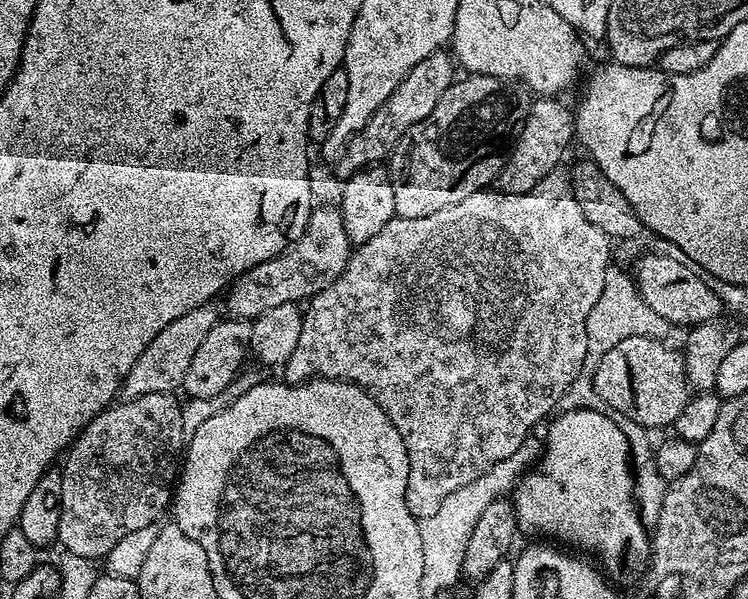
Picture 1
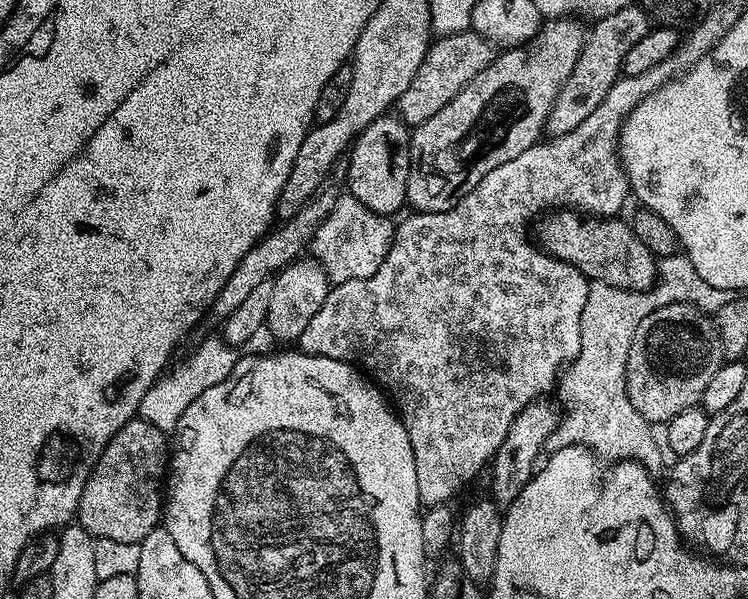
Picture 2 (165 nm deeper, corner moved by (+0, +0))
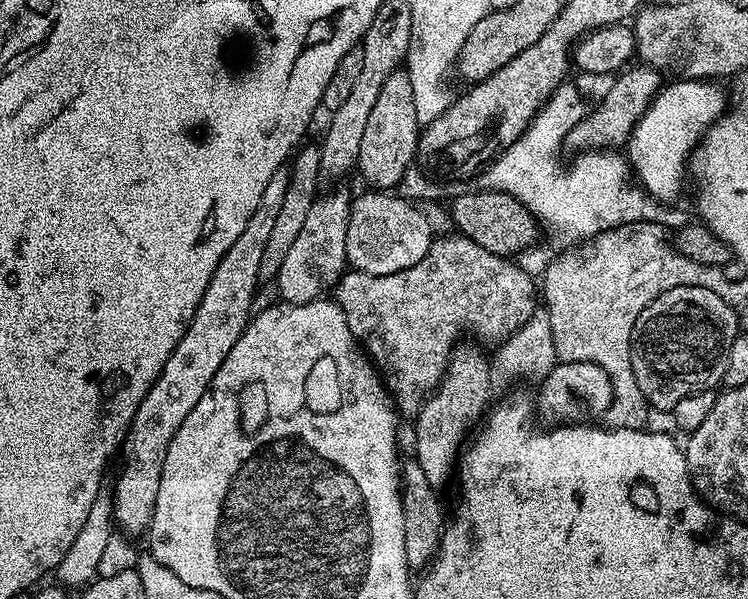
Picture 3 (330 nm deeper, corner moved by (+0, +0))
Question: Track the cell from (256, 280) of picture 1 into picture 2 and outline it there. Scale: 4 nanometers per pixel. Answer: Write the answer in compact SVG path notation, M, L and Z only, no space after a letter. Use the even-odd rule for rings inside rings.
M340 194L337 195L331 214L324 219L322 226L318 226L311 240L310 256L322 266L333 285L370 278L370 274L382 266L390 250L393 231L394 224L389 217L362 206L362 202L358 202L358 198L351 194Z

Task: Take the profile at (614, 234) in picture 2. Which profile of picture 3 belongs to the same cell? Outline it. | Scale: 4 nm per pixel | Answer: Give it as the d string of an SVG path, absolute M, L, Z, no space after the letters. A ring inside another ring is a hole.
M479 191L464 192L452 204L452 220L459 235L478 242L482 250L490 250L505 258L515 257L537 243L538 221L529 208L522 206L522 202L515 200L508 192Z

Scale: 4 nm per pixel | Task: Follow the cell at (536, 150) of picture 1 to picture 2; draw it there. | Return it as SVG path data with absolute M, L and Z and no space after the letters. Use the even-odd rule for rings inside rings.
M634 2L622 10L614 10L614 14L606 14L591 26L593 28L585 37L582 54L578 54L578 62L574 62L574 70L570 70L570 78L566 78L548 115L546 132L549 137L574 130L574 126L579 126L582 118L587 118L601 104L602 98L610 94L610 86L614 86L624 71L626 53L641 38L646 38L650 17L639 3Z

